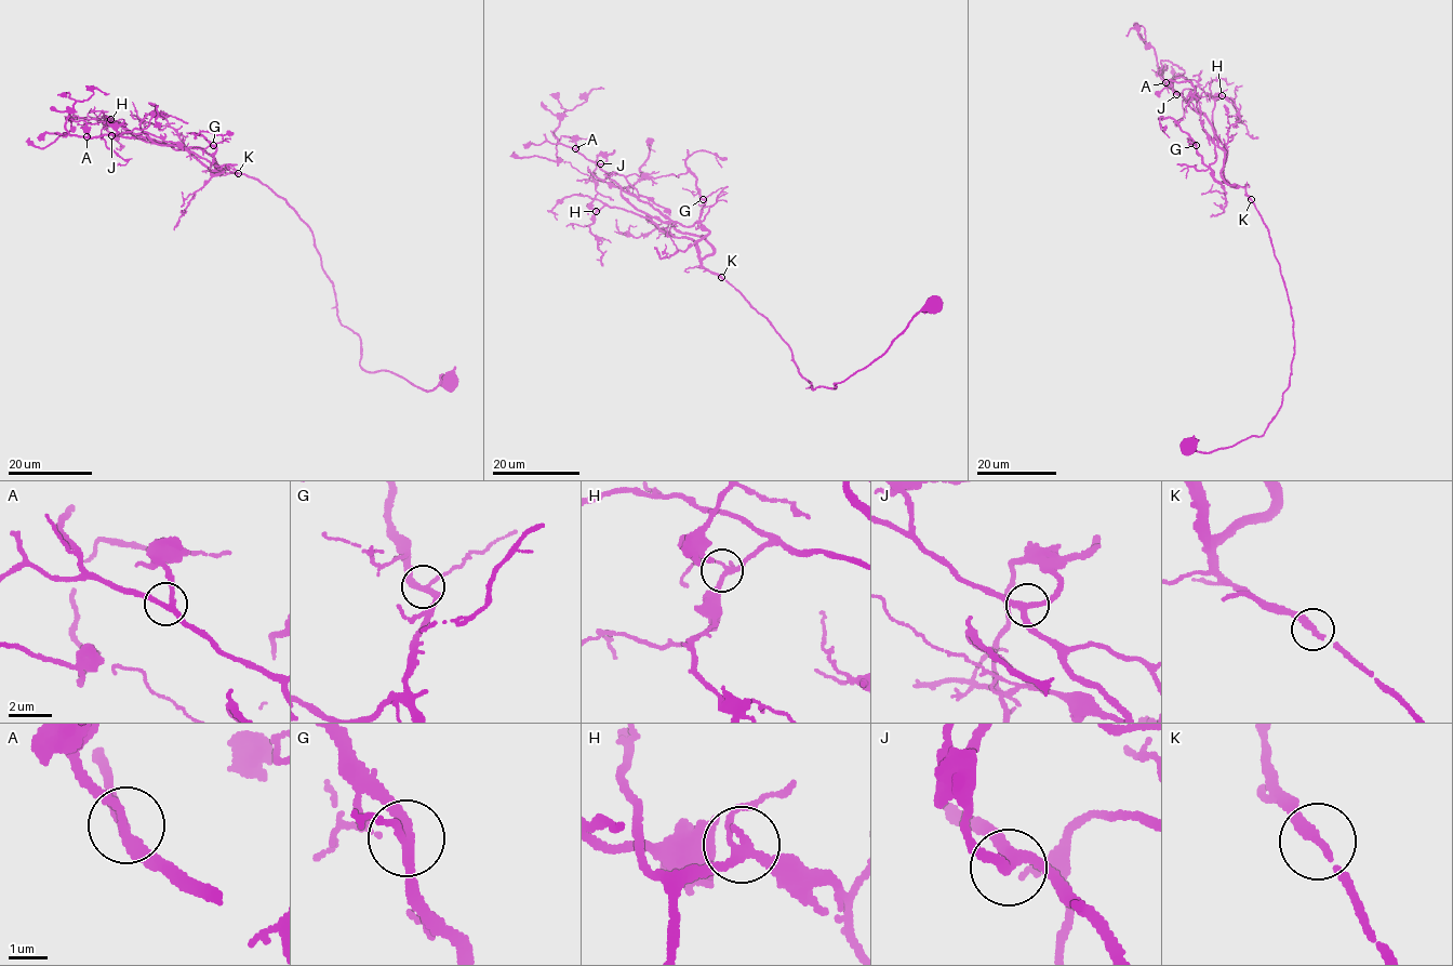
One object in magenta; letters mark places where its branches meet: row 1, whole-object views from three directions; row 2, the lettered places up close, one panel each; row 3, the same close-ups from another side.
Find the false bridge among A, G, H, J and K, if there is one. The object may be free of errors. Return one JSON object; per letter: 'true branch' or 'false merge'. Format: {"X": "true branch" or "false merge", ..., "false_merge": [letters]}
{"A": "true branch", "G": "true branch", "H": "true branch", "J": "true branch", "K": "true branch", "false_merge": []}

